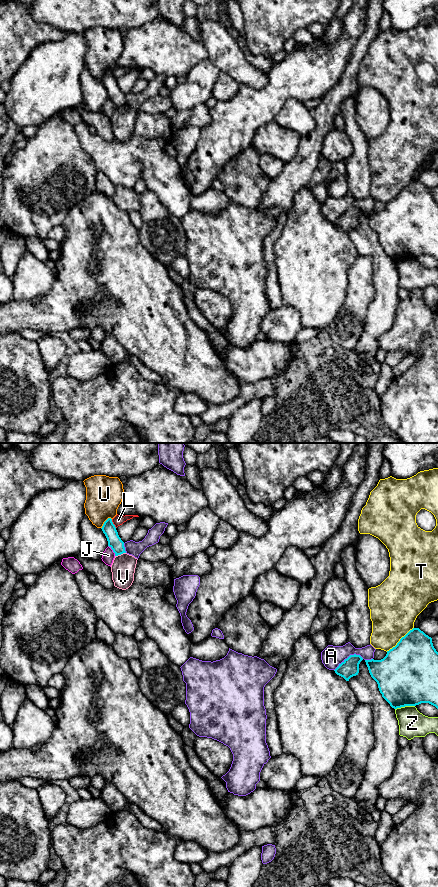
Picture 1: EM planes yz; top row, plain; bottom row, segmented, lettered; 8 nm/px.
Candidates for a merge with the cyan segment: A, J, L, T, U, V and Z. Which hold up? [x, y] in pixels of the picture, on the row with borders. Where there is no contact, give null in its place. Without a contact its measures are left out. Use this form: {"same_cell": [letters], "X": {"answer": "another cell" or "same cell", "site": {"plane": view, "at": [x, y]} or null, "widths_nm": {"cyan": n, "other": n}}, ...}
{"same_cell": [], "A": {"answer": "another cell", "site": {"plane": "yz", "at": [349, 656]}, "widths_nm": {"cyan": 140, "other": 170}}, "J": {"answer": "another cell", "site": {"plane": "yz", "at": [112, 549]}, "widths_nm": {"cyan": 110, "other": 100}}, "L": {"answer": "another cell", "site": {"plane": "yz", "at": [112, 523]}, "widths_nm": {"cyan": 110, "other": 90}}, "T": {"answer": "another cell", "site": {"plane": "yz", "at": [400, 640]}, "widths_nm": {"cyan": 440, "other": 380}}, "U": {"answer": "another cell", "site": {"plane": "yz", "at": [104, 522]}, "widths_nm": {"cyan": 110, "other": 300}}, "V": {"answer": "another cell", "site": {"plane": "yz", "at": [120, 554]}, "widths_nm": {"cyan": 110, "other": 190}}, "Z": {"answer": "another cell", "site": {"plane": "yz", "at": [404, 706]}, "widths_nm": {"cyan": 480, "other": 220}}}

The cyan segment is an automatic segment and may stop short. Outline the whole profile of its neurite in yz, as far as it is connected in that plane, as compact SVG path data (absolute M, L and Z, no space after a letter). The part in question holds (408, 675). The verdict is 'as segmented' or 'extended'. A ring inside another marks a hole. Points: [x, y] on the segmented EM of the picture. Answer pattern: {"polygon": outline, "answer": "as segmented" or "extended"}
{"polygon": "M413 628L381 660L365 660L382 697L394 709L429 703L438 709L438 652L432 638Z", "answer": "as segmented"}

